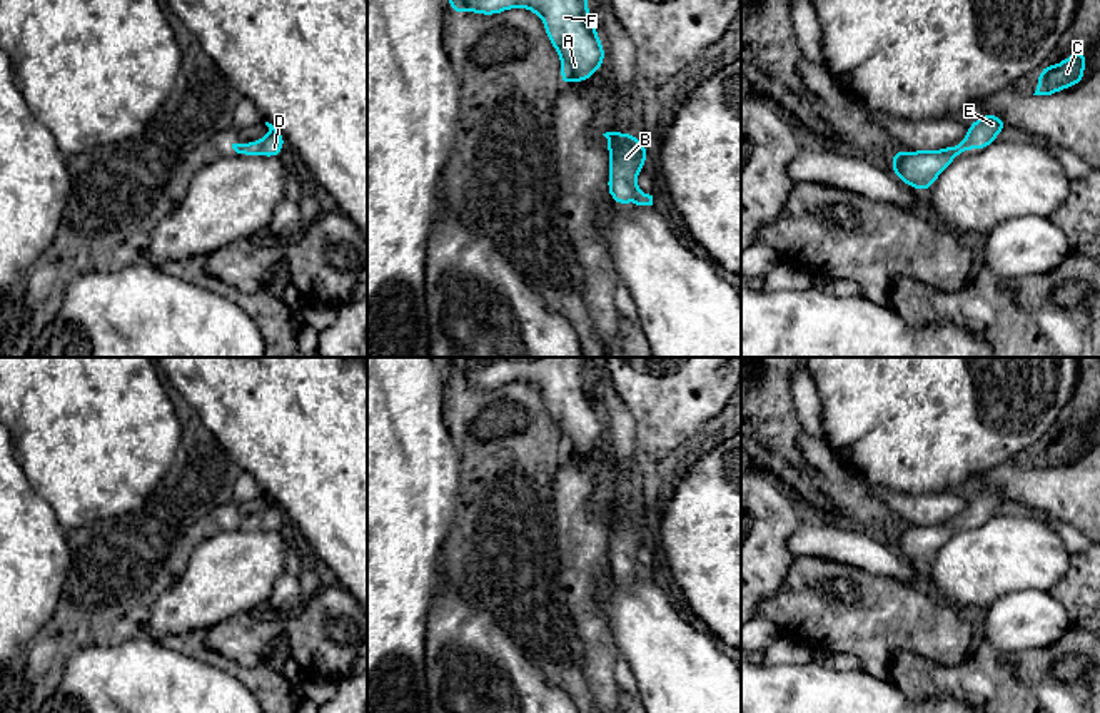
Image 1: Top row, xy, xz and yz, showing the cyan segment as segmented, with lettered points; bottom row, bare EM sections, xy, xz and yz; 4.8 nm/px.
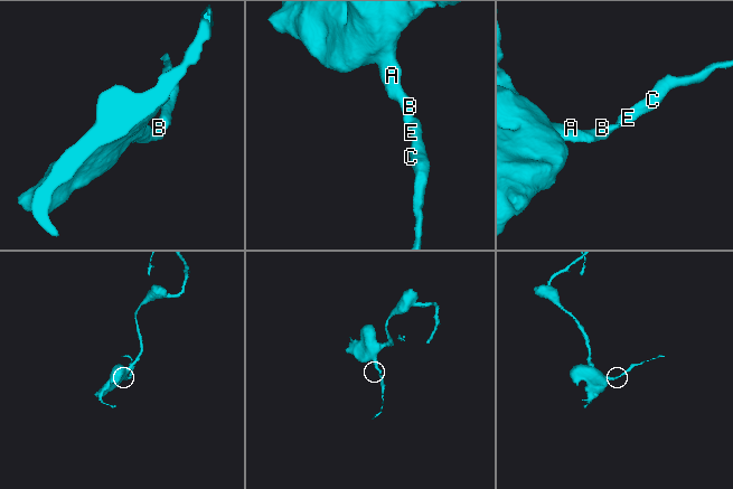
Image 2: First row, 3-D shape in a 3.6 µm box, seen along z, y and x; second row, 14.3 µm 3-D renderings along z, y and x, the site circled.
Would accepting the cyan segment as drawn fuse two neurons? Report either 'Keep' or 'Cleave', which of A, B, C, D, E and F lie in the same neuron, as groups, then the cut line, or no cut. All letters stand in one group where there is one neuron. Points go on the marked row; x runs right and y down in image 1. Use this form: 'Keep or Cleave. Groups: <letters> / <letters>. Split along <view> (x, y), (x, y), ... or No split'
Keep. Groups: A B C D E F. No split

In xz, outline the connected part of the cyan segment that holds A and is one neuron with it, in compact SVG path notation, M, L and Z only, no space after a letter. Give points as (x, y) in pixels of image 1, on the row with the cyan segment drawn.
M449 0L454 13L497 15L509 8L527 8L539 15L547 40L561 60L561 85L589 80L604 63L588 0Z

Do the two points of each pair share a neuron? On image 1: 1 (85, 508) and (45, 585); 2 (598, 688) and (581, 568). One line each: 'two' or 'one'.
1: two
2: one

